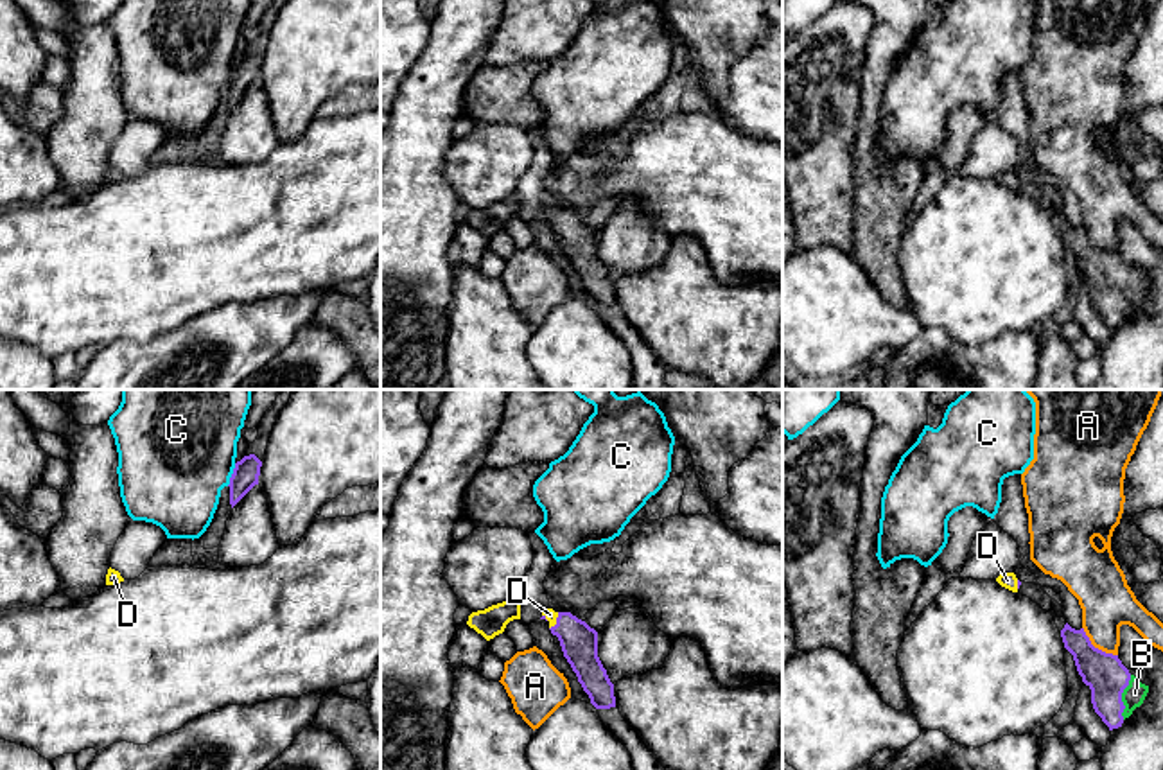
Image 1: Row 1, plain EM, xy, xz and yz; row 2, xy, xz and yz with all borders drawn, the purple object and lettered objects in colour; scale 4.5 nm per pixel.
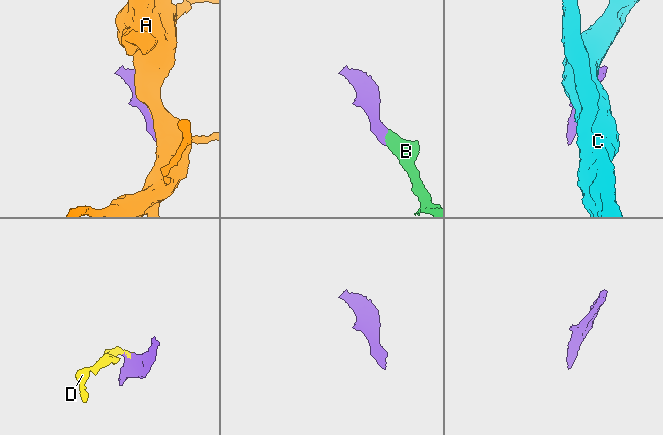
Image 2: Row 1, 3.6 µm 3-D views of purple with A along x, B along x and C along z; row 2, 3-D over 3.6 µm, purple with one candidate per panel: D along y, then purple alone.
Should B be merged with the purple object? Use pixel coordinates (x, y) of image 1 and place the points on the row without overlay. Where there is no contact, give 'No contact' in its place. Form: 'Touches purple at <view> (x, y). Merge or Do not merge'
Touches purple at yz (1120, 295). Merge

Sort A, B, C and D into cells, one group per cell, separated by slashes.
A / B D / C

